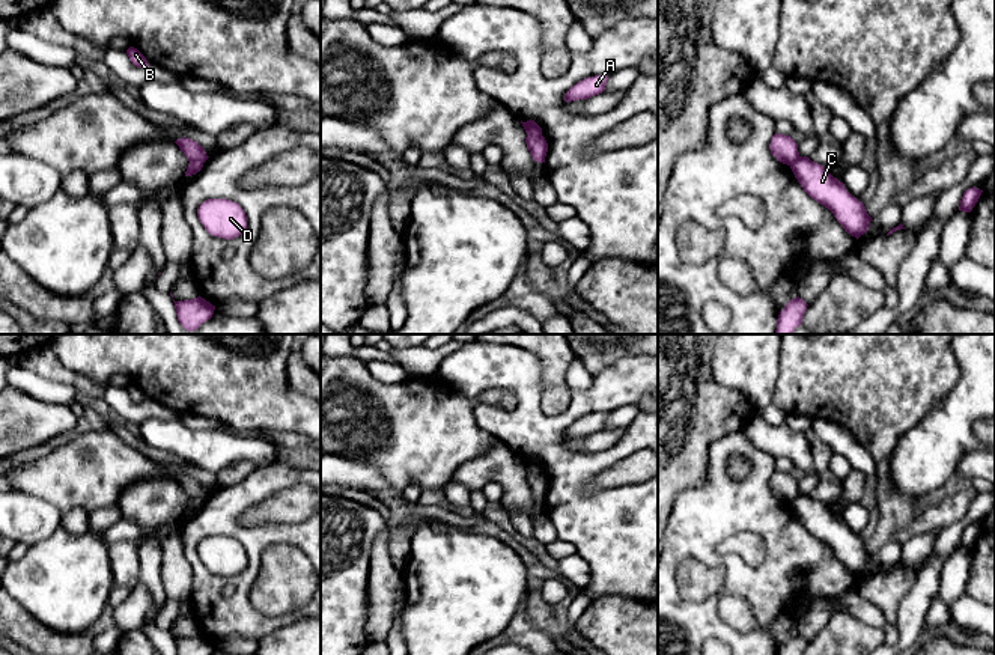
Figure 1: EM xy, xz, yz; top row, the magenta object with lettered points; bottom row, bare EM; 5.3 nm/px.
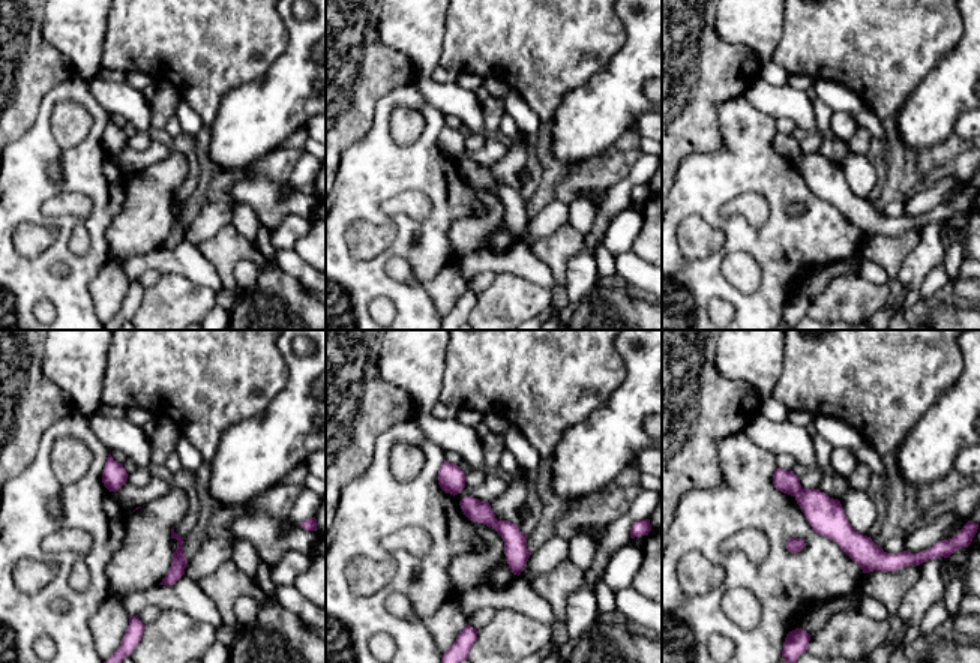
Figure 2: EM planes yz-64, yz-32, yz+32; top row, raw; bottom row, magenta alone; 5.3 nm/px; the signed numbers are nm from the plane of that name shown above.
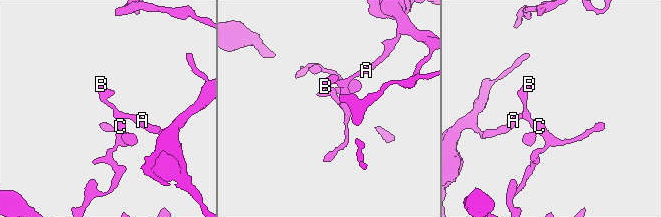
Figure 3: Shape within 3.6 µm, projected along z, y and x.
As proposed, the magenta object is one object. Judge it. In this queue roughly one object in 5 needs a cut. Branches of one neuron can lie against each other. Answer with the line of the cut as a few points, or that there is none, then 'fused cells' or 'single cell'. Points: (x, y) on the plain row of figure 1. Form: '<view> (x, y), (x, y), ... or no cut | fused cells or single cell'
xz (527, 470), (541, 472) | fused cells

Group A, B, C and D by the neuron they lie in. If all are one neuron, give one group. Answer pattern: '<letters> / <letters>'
A B / C D

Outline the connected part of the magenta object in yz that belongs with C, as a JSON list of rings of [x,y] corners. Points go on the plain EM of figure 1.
[[[799,494],[790,506],[804,529],[828,545],[847,571],[858,577],[869,568],[872,554],[864,541],[854,535],[828,504]]]

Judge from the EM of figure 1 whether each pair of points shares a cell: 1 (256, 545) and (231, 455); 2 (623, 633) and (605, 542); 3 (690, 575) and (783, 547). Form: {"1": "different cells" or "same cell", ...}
{"1": "different cells", "2": "different cells", "3": "different cells"}

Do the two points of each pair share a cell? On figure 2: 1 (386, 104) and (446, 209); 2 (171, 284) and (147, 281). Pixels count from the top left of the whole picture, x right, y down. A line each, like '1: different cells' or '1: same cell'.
1: same cell
2: different cells

